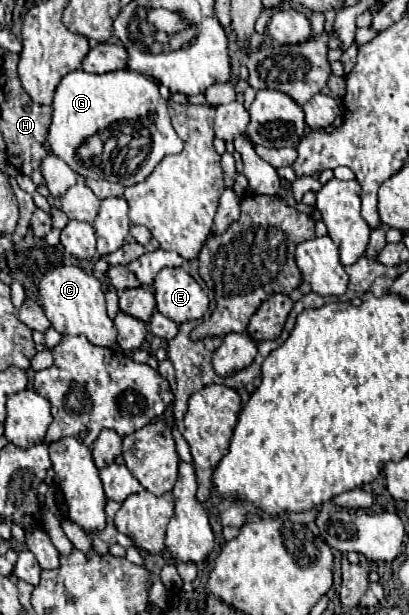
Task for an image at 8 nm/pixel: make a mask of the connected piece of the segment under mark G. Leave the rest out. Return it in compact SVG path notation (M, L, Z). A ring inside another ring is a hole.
M81 69L67 73L55 91L53 121L47 141L51 145L51 153L61 157L77 175L107 179L125 187L145 181L165 155L173 155L183 149L183 141L171 125L167 101L161 97L157 83L131 69L103 75L85 73ZM111 129L119 131L123 147L115 145L111 151L103 149L95 155L95 159L79 159L77 149L87 143L89 137Z

